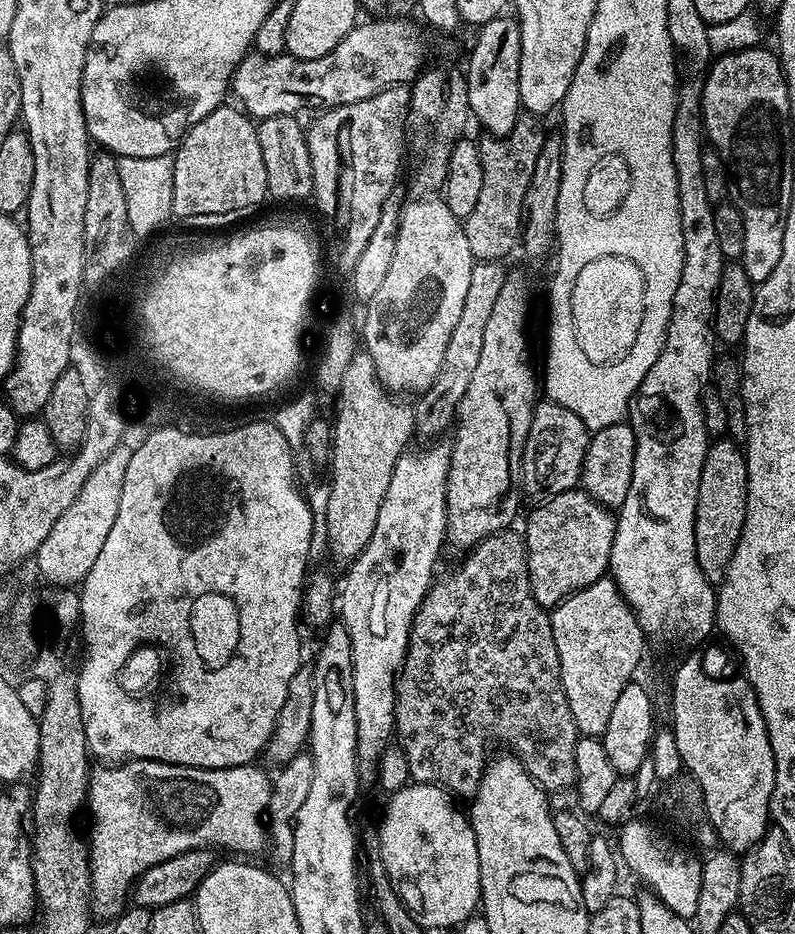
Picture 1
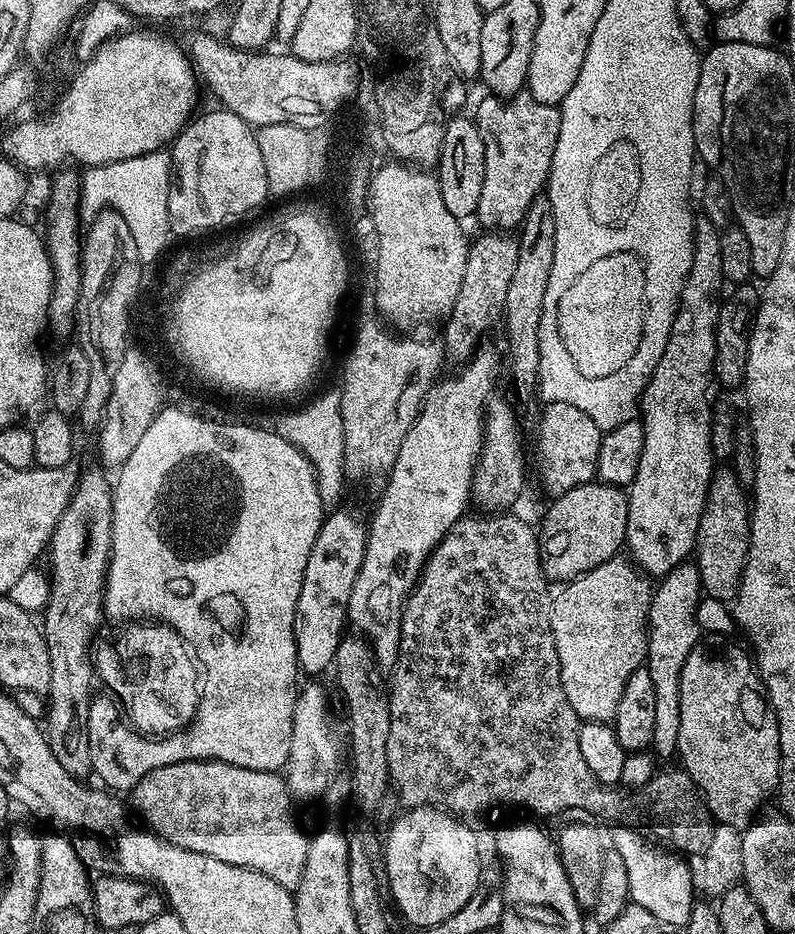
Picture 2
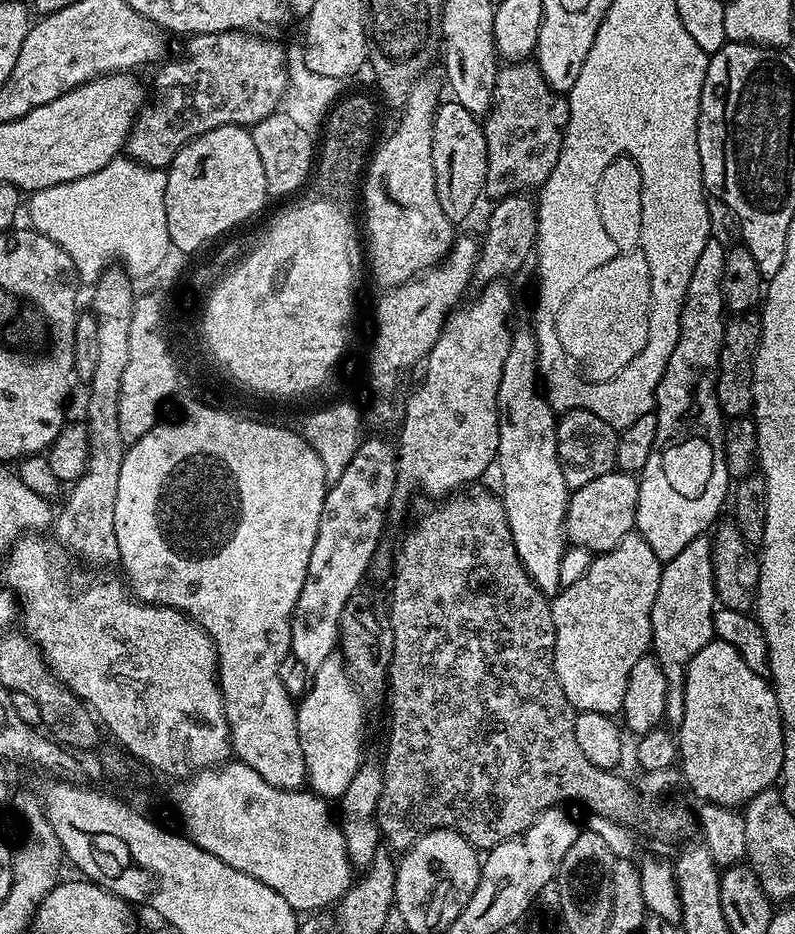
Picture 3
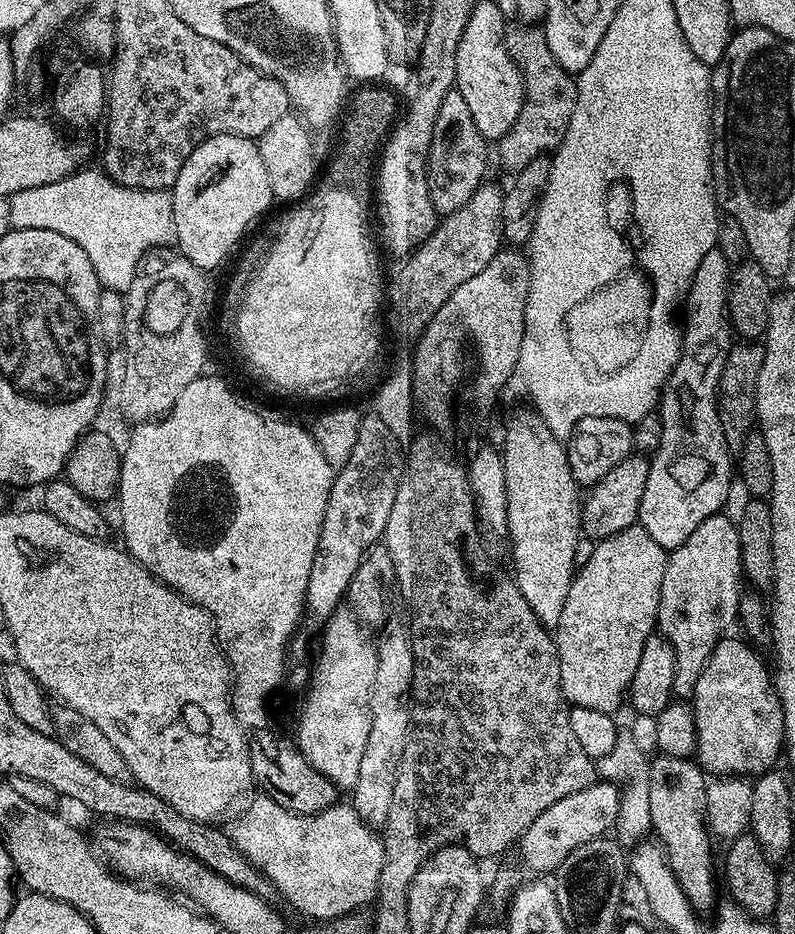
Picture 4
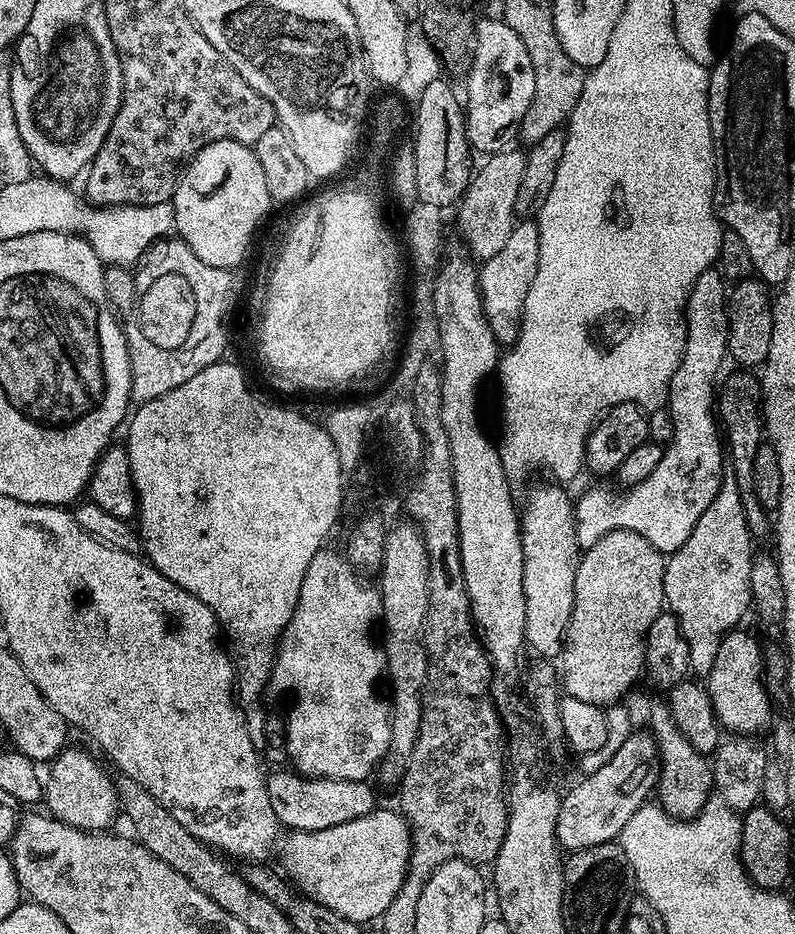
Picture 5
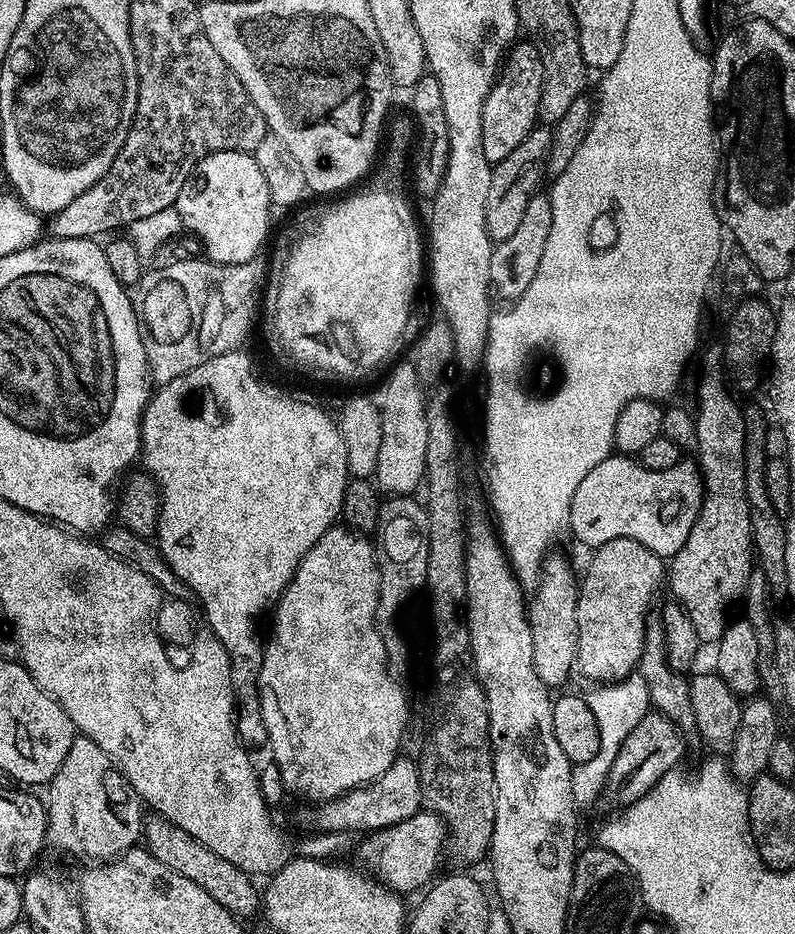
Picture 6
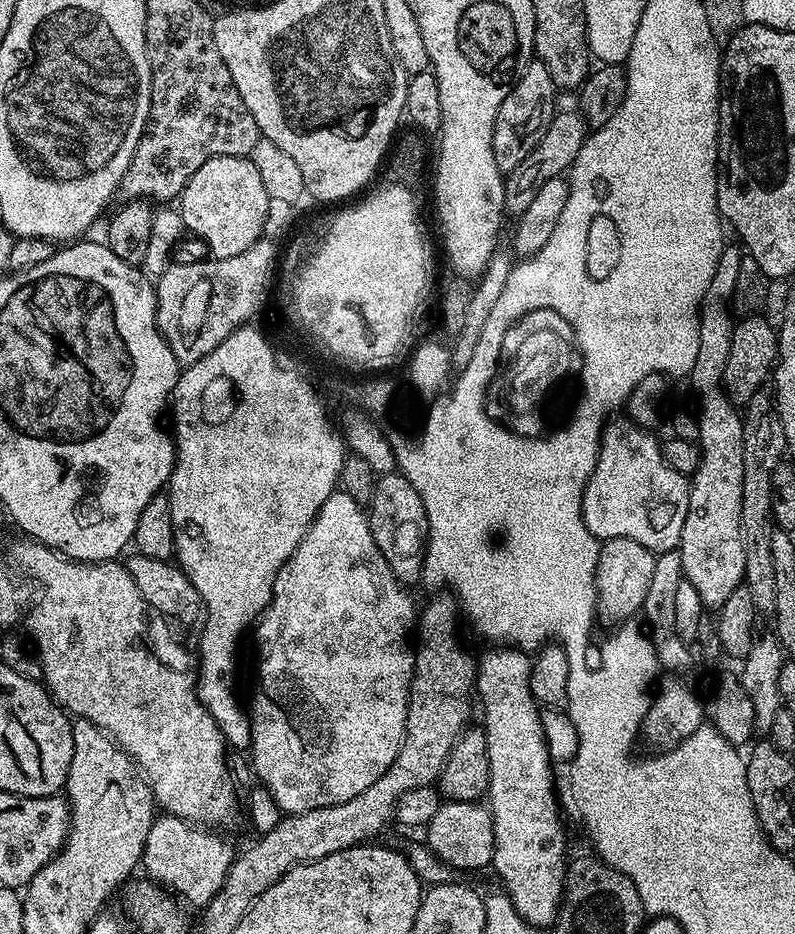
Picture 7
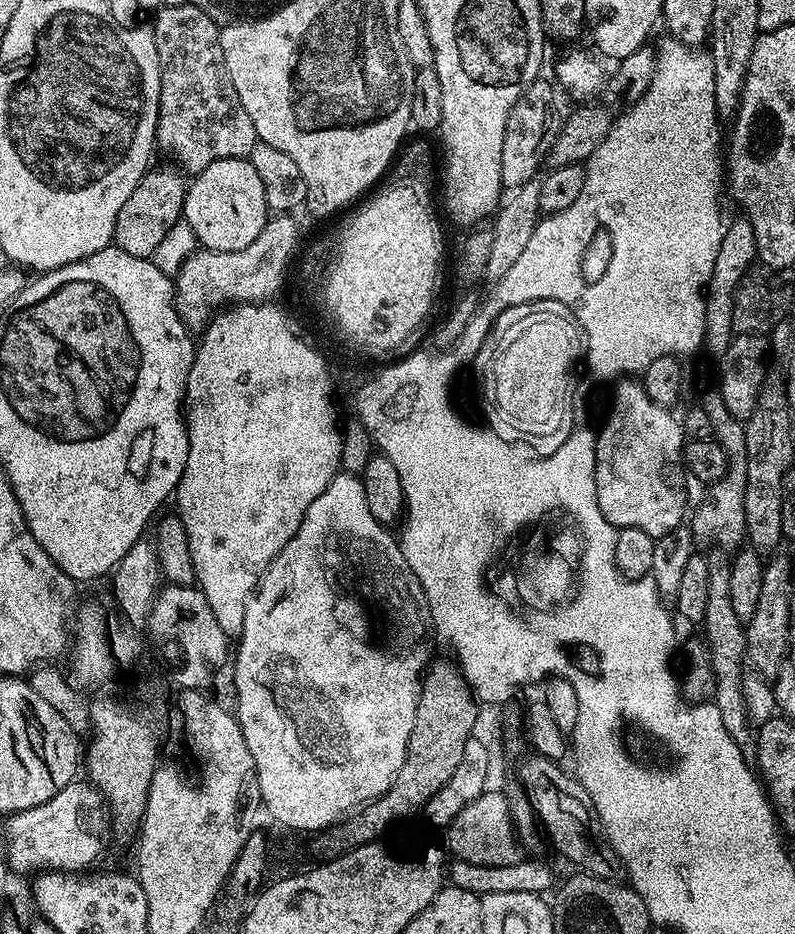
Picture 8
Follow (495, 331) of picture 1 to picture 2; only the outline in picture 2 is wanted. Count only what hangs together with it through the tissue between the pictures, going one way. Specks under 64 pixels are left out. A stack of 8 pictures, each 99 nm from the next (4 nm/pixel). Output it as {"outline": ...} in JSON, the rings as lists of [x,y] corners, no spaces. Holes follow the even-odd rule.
{"outline":[[[499,394],[489,399],[484,410],[484,445],[480,451],[480,458],[476,461],[476,472],[472,475],[472,495],[477,509],[488,514],[500,514],[508,508],[524,492],[524,458],[520,442],[520,424],[516,421],[516,412],[503,400]]]}

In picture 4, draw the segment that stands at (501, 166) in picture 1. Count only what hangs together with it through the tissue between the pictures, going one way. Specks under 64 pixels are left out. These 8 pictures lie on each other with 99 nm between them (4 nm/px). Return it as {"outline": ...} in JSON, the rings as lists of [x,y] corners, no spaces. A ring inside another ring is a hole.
{"outline":[[[520,26],[524,28],[509,27],[504,33],[504,47],[508,50],[508,56],[518,66],[518,70],[524,79],[524,105],[510,130],[498,142],[500,148],[500,164],[508,171],[508,174],[521,172],[534,158],[545,154],[555,153],[559,148],[562,138],[566,138],[566,130],[570,126],[570,114],[574,114],[574,102],[576,101],[576,80],[550,54],[550,48],[546,46],[546,38],[543,31],[536,26]]]}

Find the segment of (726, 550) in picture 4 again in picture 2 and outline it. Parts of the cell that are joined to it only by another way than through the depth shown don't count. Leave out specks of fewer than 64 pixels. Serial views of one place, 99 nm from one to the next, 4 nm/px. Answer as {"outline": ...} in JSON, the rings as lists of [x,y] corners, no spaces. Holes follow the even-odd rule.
{"outline":[[[685,562],[666,573],[655,585],[648,607],[646,667],[654,682],[654,738],[651,751],[660,762],[677,755],[678,726],[682,718],[682,666],[686,666],[690,650],[694,650],[694,646],[702,640],[702,629],[696,617],[701,599],[699,571],[695,563]]]}

